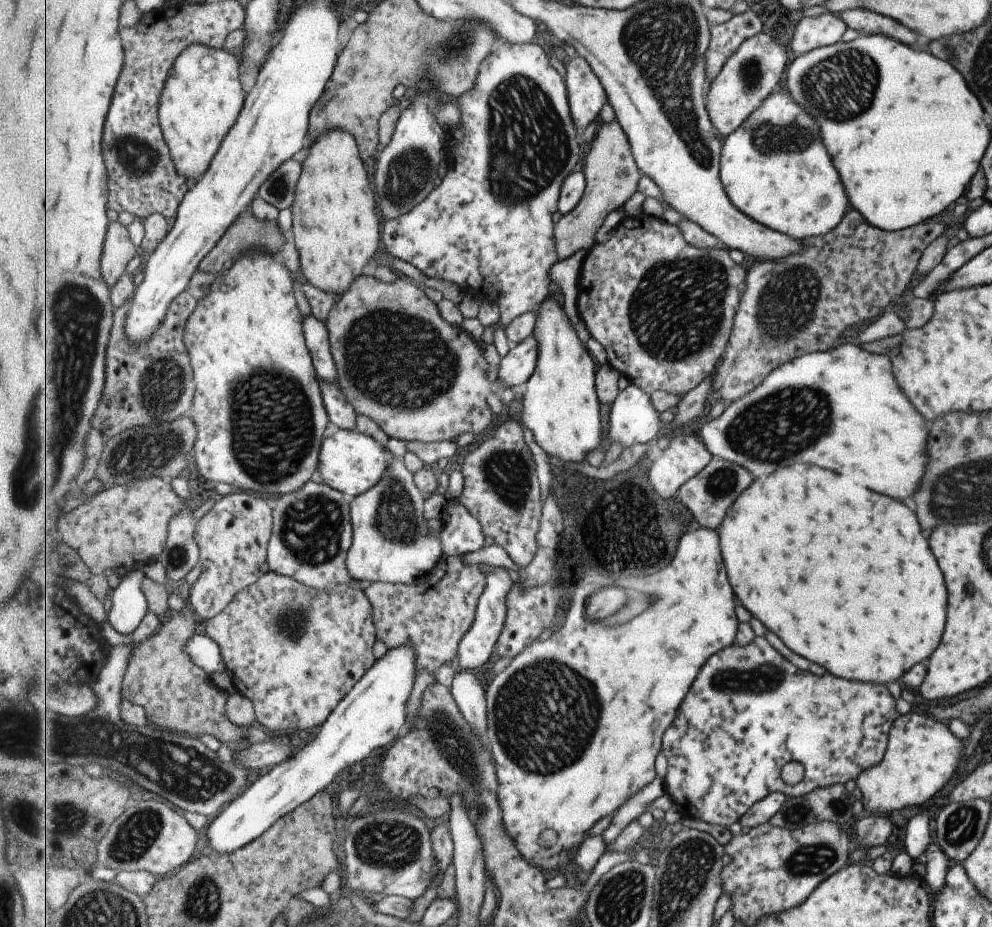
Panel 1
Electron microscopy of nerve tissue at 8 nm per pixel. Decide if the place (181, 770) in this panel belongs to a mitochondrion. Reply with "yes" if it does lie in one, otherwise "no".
yes

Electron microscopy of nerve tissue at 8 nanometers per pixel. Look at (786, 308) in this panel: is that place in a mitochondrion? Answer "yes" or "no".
yes

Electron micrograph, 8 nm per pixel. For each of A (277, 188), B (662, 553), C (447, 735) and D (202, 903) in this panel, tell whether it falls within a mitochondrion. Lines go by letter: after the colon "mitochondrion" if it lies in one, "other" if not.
A: other
B: other
C: mitochondrion
D: mitochondrion

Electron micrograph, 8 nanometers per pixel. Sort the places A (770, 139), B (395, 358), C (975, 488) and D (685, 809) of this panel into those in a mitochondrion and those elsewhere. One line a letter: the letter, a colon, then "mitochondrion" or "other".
A: mitochondrion
B: mitochondrion
C: mitochondrion
D: other

